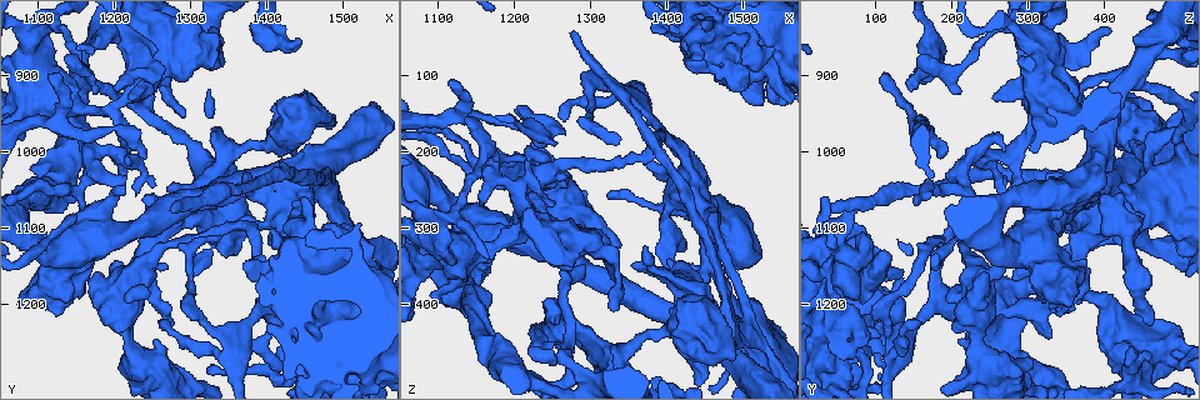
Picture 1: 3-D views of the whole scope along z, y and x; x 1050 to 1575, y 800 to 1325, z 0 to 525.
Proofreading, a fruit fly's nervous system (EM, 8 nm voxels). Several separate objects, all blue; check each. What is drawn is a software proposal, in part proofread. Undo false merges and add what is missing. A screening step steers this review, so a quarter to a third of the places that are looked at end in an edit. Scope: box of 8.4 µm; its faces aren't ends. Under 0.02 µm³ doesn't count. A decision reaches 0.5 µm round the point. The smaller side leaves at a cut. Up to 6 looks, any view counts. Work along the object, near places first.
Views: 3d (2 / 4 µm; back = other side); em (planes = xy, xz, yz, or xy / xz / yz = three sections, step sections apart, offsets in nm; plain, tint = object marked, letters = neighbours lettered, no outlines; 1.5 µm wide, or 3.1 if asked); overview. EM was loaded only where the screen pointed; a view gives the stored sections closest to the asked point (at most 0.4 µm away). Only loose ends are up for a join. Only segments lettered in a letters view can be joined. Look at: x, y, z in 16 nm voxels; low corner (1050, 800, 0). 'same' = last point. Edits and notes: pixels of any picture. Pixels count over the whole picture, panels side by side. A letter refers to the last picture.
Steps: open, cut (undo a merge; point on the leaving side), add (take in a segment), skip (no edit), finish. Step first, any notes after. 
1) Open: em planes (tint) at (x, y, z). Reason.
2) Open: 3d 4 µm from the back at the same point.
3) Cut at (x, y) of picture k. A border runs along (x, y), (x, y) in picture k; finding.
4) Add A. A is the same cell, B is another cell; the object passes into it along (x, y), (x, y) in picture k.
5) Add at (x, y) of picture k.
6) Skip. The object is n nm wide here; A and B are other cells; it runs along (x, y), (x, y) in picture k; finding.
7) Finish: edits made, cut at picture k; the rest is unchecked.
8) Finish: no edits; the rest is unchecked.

Open: 3d 4 µm at (1280, 1065, 40). Branch stops here.

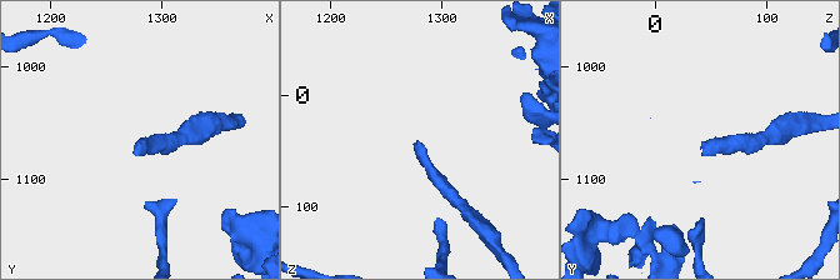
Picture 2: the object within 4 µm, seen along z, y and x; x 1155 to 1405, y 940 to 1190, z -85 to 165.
Open: em planes (letters) at (1278, 1068, 40). Shape alone is not enough.

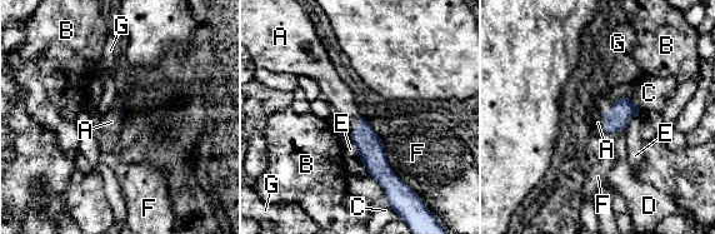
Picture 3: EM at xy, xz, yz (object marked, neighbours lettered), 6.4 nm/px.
Add at (598, 123) of picture 3. A is the same cell, B, C, D, E, F and G are other cells; the object passes into it along (621, 110), (603, 127), (598, 123) in picture 3; the neuron continues.

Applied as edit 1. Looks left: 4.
Open: overview. Redraw.

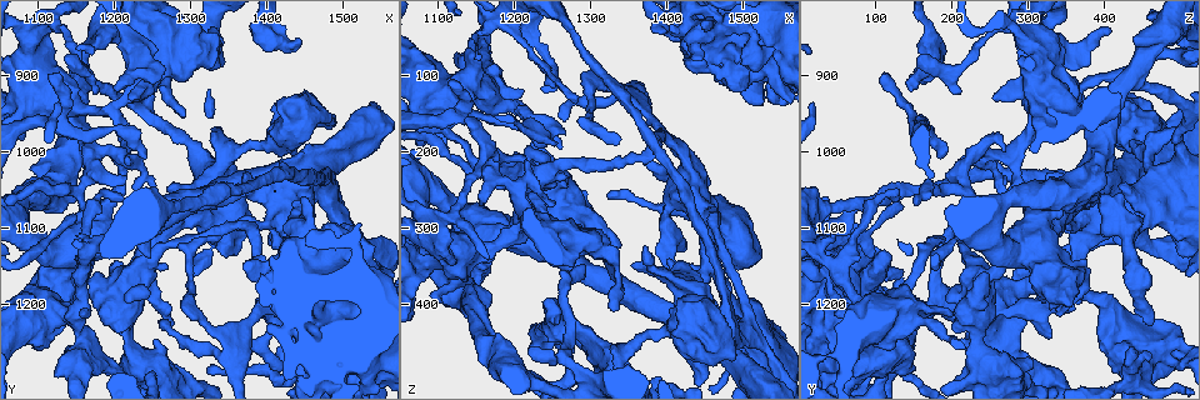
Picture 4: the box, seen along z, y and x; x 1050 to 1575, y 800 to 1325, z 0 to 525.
Open: em xy step 8 (tint) at (1340, 875, 380). An open end.

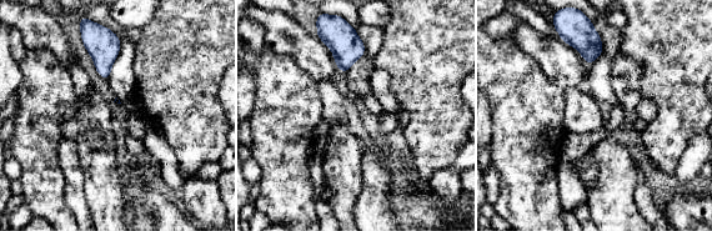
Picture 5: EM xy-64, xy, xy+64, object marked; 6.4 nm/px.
Open: em planes (letters) at the same point.

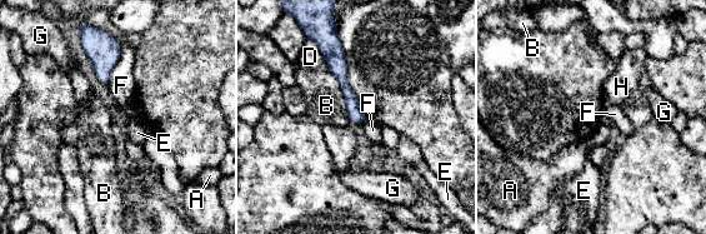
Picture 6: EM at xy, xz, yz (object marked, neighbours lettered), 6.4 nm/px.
Skip. The longest contact is with F, 440 nm; A, B, D, E, F, G and H are other cells; it runs along (328, 49), (360, 119) in picture 6; no lettered segment goes on from it.

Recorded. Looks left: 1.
Finish: edits made, add at picture 3; the rest is unchecked.

